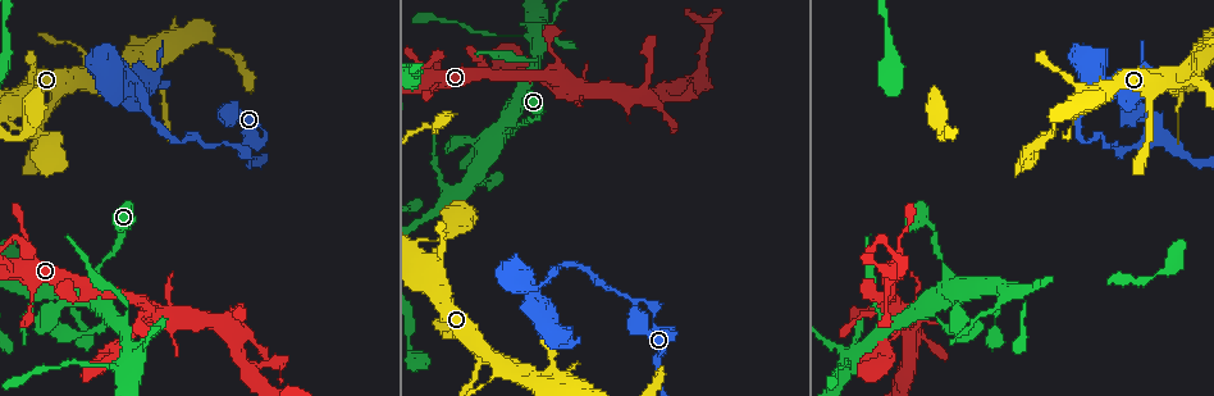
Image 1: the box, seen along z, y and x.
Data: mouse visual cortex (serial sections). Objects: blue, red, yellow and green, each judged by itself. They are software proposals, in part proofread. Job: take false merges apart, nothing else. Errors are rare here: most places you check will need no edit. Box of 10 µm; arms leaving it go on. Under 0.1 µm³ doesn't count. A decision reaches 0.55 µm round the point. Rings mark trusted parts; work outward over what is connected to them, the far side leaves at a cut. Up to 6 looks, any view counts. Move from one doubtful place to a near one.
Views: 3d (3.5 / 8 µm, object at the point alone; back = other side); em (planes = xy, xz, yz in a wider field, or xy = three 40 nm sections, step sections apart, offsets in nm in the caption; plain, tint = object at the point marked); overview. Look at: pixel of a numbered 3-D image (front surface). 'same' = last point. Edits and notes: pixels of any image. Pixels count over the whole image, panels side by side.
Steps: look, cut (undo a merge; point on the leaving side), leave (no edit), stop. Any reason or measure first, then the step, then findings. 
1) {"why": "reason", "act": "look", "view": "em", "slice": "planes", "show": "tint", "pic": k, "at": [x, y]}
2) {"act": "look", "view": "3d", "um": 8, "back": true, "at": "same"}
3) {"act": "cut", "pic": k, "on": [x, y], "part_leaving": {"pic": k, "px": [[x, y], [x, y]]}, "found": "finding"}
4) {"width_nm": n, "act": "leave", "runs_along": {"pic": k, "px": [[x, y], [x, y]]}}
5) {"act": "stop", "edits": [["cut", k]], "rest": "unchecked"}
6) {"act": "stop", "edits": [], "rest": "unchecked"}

{"why": "sharp bend", "act": "look", "view": "3d", "um": 3.5, "pic": 1, "at": [1120, 150]}

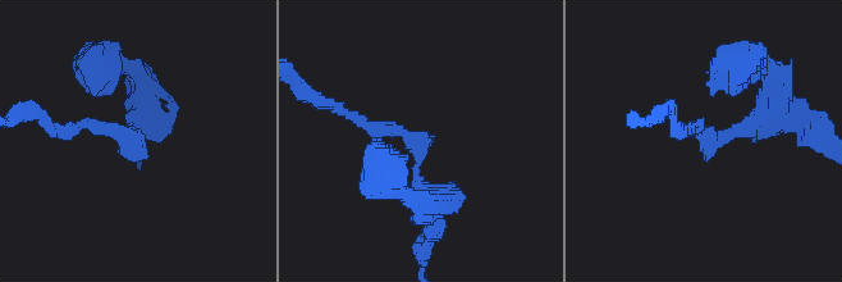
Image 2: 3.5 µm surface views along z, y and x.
{"act": "look", "view": "em", "slice": "planes", "show": "tint", "pic": 2, "at": [706, 135]}

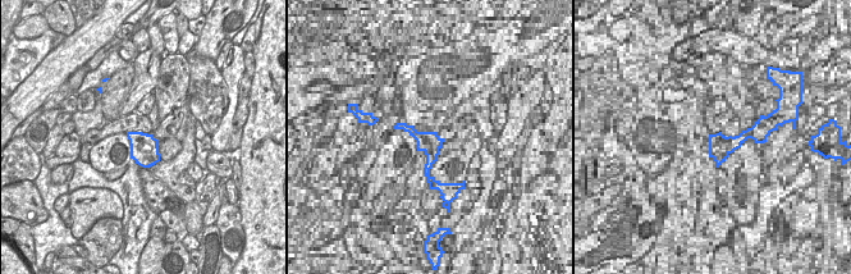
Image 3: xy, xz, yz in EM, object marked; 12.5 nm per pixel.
{"arm_widths_nm": [150, 200], "act": "leave", "runs_along": {"pic": 2, "px": [[422, 201], [419, 145], [337, 109]]}, "found": "continuous, no second cell"}

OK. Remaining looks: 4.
{"why": "abrupt turn", "act": "look", "view": "3d", "um": 3.5, "pic": 1, "at": [572, 86]}

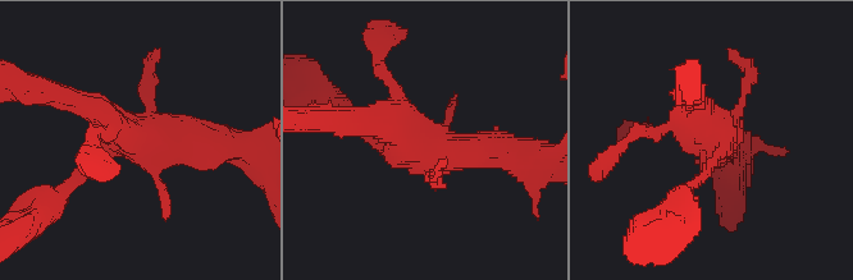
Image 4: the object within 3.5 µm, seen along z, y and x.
{"act": "look", "view": "em", "slice": "xy", "step": 5, "show": "plain", "pic": 4, "at": [133, 133]}

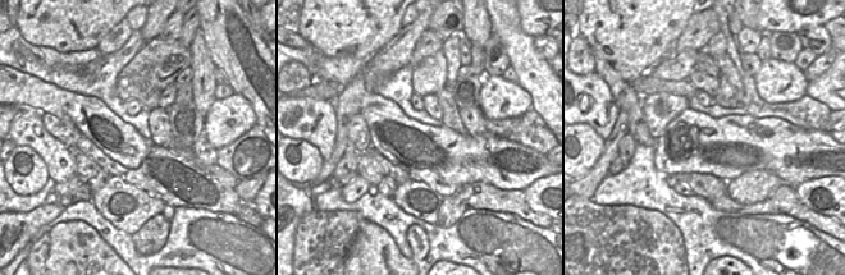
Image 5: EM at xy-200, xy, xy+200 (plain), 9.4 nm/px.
{"why": "with the object marked", "act": "look", "view": "em", "slice": "xy", "step": 5, "show": "tint", "at": "same"}

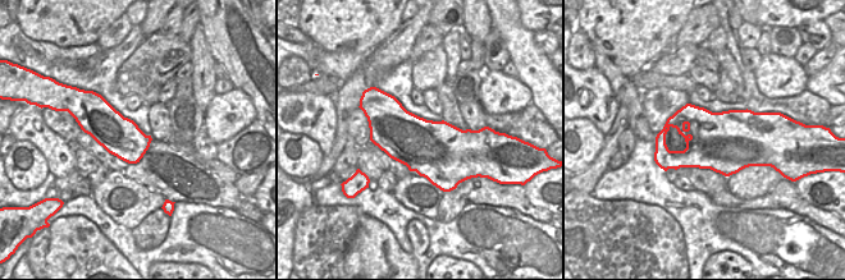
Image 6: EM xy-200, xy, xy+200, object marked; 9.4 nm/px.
{"act": "leave", "runs_along": {"pic": 4, "px": [[63, 97], [129, 136], [217, 143]]}, "found": "all the same cell"}

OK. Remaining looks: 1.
{"act": "stop", "edits": [], "rest": "unchecked"}

